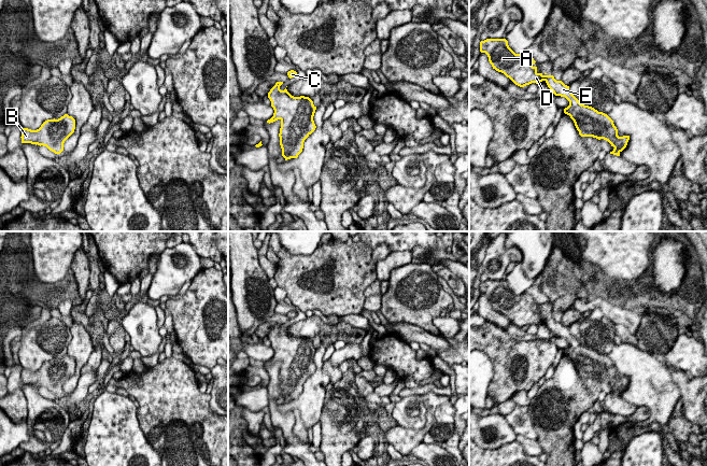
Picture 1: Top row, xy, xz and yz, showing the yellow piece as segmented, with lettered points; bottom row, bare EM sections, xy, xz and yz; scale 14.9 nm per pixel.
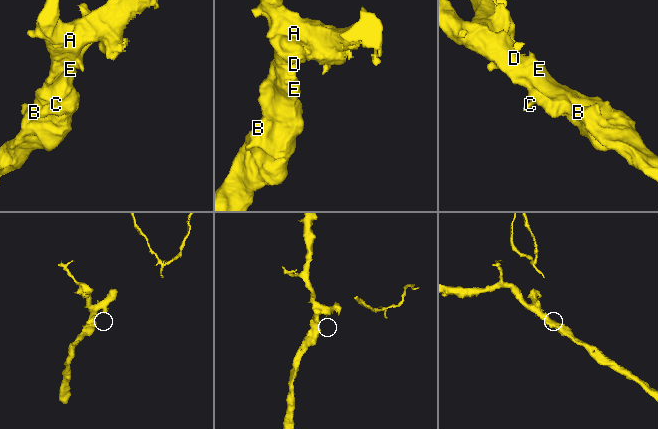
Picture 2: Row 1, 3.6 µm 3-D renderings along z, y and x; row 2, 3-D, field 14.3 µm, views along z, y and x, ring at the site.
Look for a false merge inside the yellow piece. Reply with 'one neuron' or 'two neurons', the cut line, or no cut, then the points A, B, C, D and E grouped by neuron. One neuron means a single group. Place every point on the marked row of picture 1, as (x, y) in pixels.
one neuron | no cut | A B C D E

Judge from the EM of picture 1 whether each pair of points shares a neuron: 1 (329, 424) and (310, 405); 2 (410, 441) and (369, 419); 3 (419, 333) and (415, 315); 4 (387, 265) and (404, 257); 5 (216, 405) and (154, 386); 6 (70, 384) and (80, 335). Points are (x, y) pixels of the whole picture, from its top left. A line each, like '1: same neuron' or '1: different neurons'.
1: different neurons
2: different neurons
3: different neurons
4: same neuron
5: different neurons
6: same neuron

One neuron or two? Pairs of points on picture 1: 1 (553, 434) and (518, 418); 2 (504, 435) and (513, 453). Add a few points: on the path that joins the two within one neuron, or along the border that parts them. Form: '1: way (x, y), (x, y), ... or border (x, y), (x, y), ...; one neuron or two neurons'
1: border (527, 413), (535, 429); two neurons
2: border (514, 440), (503, 443), (497, 448), (483, 450); two neurons

